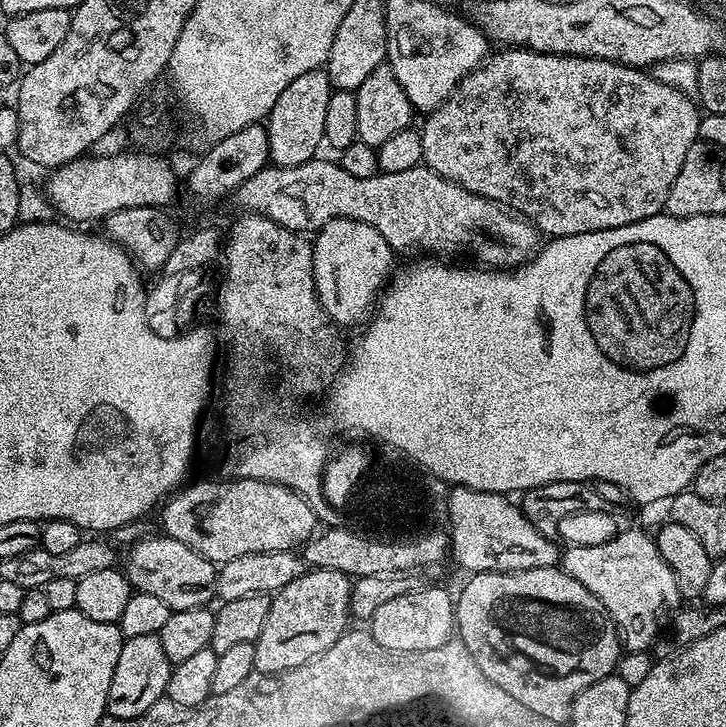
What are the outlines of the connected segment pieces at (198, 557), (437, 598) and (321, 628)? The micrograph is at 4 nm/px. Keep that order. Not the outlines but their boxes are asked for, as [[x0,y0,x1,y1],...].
[[122,534,217,611],[370,586,456,652],[254,568,352,674]]

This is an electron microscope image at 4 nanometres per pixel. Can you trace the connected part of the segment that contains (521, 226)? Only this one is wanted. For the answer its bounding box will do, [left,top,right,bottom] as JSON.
[234,158,542,270]

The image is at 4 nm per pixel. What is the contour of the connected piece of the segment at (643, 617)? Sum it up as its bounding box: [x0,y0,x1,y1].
[560,528,682,652]

